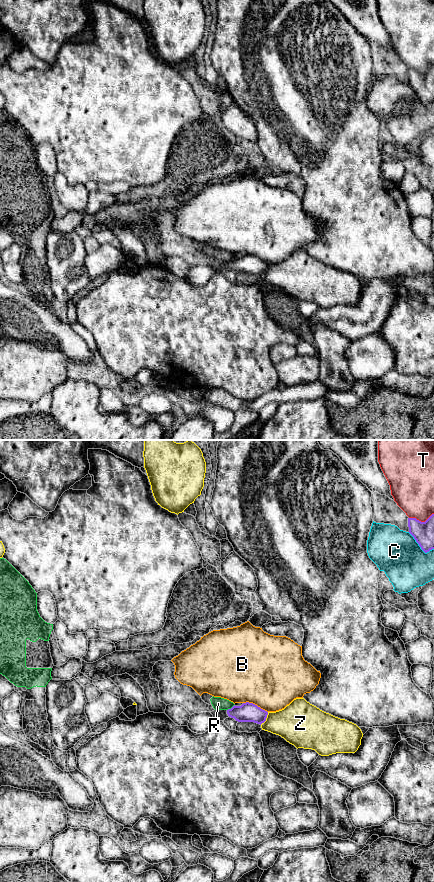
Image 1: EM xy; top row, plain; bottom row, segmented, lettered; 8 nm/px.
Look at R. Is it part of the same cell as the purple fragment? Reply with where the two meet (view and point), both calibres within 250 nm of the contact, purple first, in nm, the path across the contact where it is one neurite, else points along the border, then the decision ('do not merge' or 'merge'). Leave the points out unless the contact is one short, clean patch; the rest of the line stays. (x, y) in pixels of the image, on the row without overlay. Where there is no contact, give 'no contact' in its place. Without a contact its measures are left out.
meets purple in xy at (231, 260); 160 nm thick on the purple side, 110 nm on the other; border along xy (234, 256), (227, 262); do not merge

